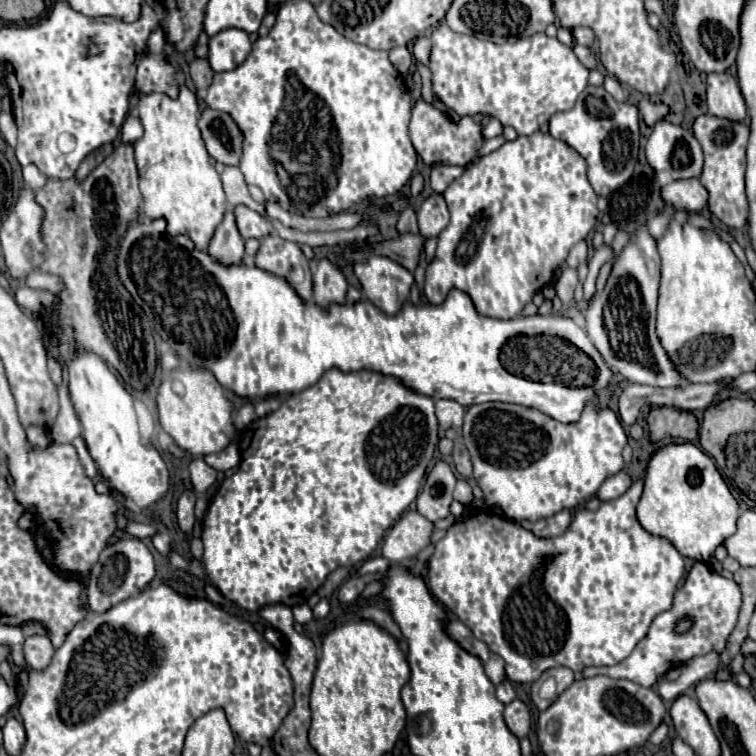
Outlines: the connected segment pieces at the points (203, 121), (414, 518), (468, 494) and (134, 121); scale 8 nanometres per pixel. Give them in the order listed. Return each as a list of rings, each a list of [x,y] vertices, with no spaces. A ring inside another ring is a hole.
[[[205,108],[199,118],[201,138],[207,146],[207,152],[225,166],[239,166],[243,134],[225,112]]]
[[[407,510],[391,526],[383,540],[383,558],[391,562],[409,562],[415,558],[429,542],[435,524],[425,516],[419,516],[417,510]]]
[[[461,478],[457,480],[457,486],[455,486],[455,492],[453,492],[453,498],[457,502],[461,502],[463,506],[469,506],[471,500],[473,500],[473,492],[471,492],[471,486]]]
[[[129,114],[121,126],[121,138],[125,144],[135,144],[143,136],[143,126],[141,120],[135,114]]]

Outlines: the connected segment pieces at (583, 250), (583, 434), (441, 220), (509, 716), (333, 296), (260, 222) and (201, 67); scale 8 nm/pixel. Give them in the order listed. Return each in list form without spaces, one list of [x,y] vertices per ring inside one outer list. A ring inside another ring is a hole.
[[[579,242],[571,248],[569,256],[567,256],[567,266],[569,268],[577,268],[579,264],[587,262],[587,244],[585,242]]]
[[[483,402],[467,408],[463,442],[471,454],[473,478],[485,494],[485,500],[473,500],[471,506],[499,506],[503,514],[515,522],[535,522],[543,516],[553,516],[563,508],[573,510],[575,506],[585,504],[597,494],[603,480],[621,472],[625,466],[621,452],[627,444],[627,434],[619,416],[611,408],[595,408],[593,404],[587,404],[575,424],[561,424],[535,408],[507,402]]]
[[[431,194],[417,212],[419,230],[425,238],[437,238],[449,224],[449,210],[441,194]]]
[[[515,698],[511,704],[505,706],[505,722],[509,726],[509,730],[517,736],[517,738],[525,738],[529,734],[529,726],[531,726],[531,716],[527,706]]]
[[[321,260],[313,274],[313,298],[315,304],[345,304],[347,302],[347,280],[339,266],[331,260]]]
[[[239,204],[233,208],[233,214],[235,214],[235,222],[237,222],[237,228],[239,228],[239,234],[247,240],[247,238],[257,238],[261,240],[263,236],[271,234],[273,232],[273,226],[269,222],[269,218],[261,216],[259,212]]]
[[[197,58],[197,60],[193,60],[191,62],[191,66],[189,66],[191,70],[189,70],[189,74],[191,74],[191,80],[193,80],[193,84],[195,84],[195,88],[197,88],[197,92],[205,92],[207,88],[209,88],[209,84],[211,84],[211,80],[213,80],[213,70],[211,70],[211,66],[209,66],[209,62],[207,60],[201,60],[201,58]]]

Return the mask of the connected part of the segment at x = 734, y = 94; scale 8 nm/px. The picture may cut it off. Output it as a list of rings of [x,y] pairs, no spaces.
[[[727,74],[707,76],[707,108],[713,116],[723,116],[727,120],[743,122],[747,118],[747,106],[737,86],[737,80]]]

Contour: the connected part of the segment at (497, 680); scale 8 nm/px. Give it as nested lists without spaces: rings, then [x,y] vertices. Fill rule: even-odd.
[[[491,654],[489,662],[485,664],[485,674],[487,674],[487,678],[489,678],[495,686],[501,684],[501,682],[505,680],[505,662],[503,662],[503,658]]]

